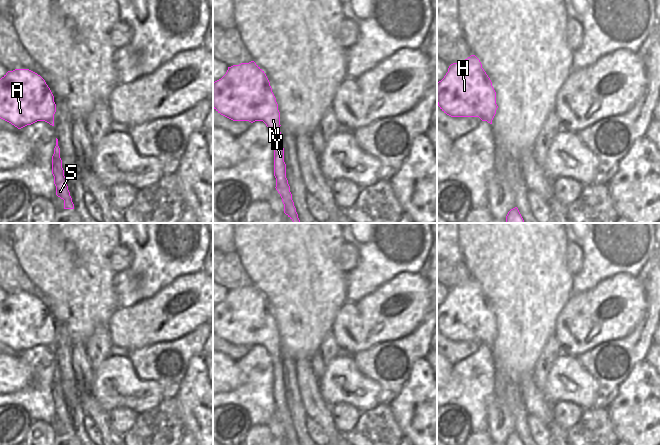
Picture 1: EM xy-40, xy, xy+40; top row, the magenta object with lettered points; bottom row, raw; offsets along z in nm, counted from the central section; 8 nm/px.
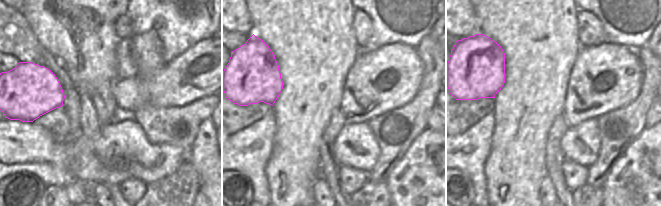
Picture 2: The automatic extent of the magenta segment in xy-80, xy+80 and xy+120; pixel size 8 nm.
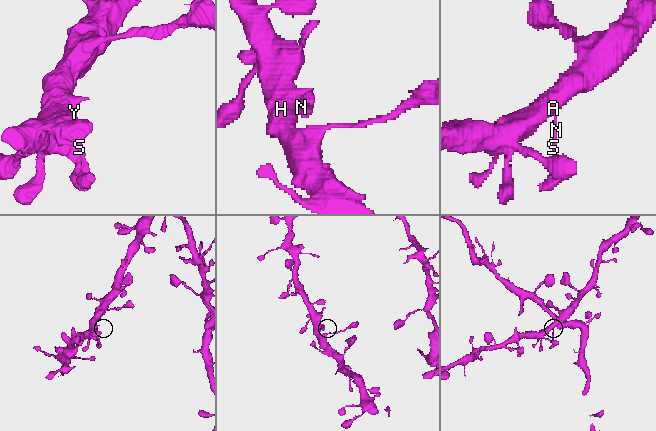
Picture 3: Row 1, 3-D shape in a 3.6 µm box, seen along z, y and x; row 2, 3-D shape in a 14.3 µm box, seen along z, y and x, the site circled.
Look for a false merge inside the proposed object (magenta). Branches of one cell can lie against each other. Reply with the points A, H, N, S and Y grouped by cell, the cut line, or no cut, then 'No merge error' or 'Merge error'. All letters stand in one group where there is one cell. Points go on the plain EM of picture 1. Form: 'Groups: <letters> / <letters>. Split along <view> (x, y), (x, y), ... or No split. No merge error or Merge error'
Groups: A H N S Y. No split. No merge error

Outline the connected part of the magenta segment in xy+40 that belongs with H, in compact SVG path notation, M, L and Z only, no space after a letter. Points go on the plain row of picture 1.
M475 279L449 290L444 302L437 306L437 327L440 333L451 341L479 341L492 348L498 332L496 316Z

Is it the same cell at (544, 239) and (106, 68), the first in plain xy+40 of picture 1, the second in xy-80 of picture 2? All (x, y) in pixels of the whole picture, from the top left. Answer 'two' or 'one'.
one

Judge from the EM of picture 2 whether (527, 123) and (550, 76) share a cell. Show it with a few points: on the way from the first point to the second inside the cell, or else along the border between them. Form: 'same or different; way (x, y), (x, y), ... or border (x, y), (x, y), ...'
same; way (527, 111), (527, 105), (538, 88)

